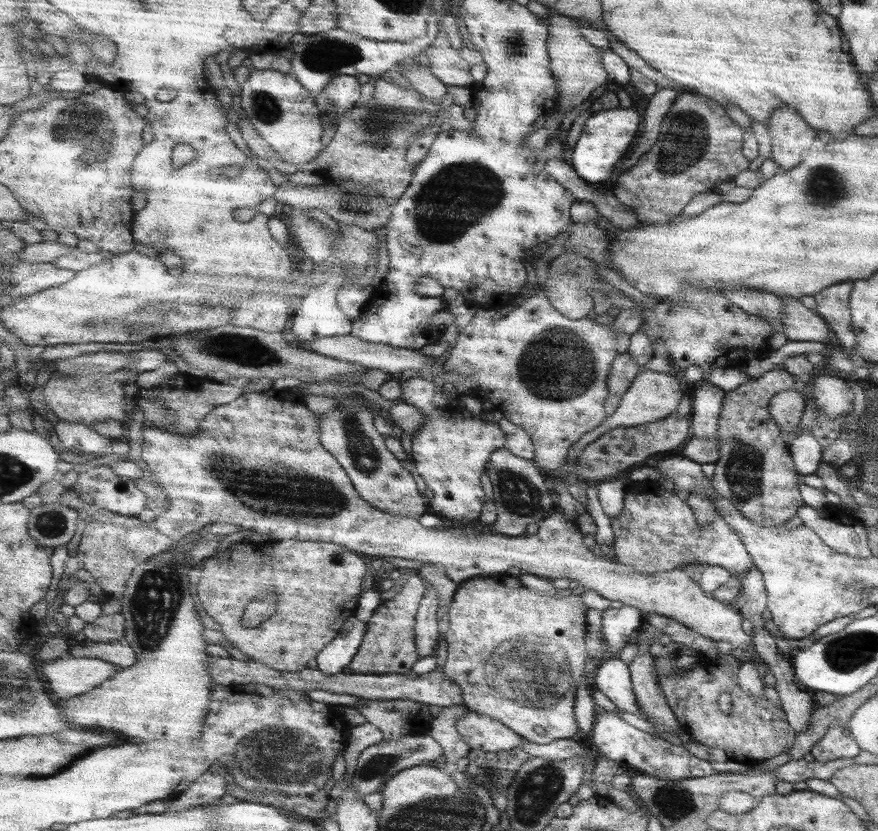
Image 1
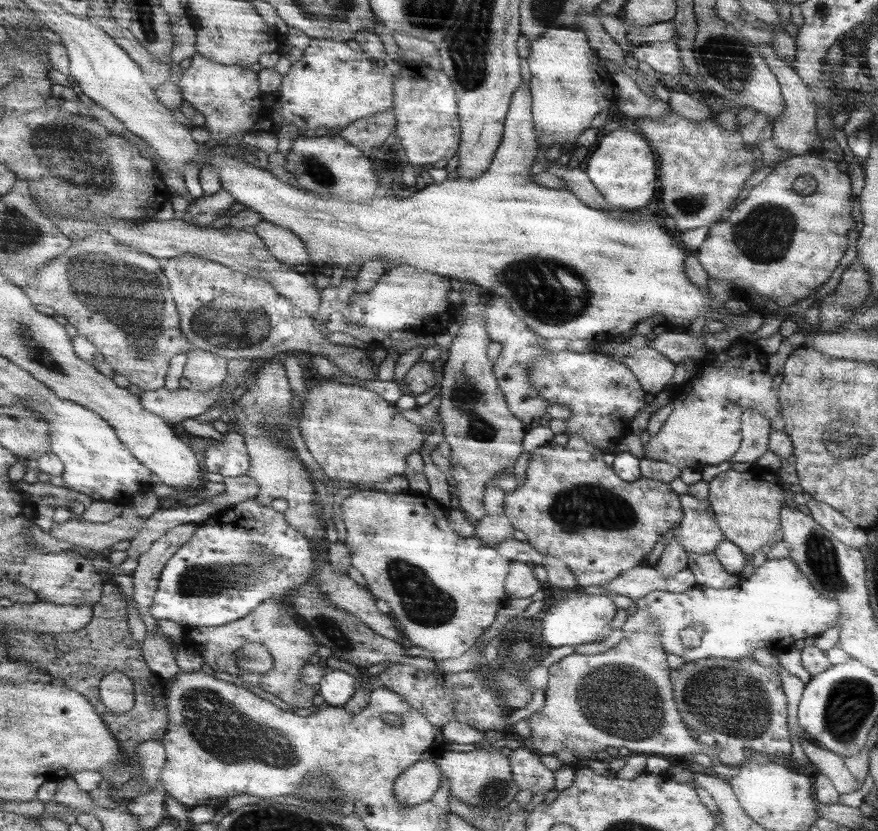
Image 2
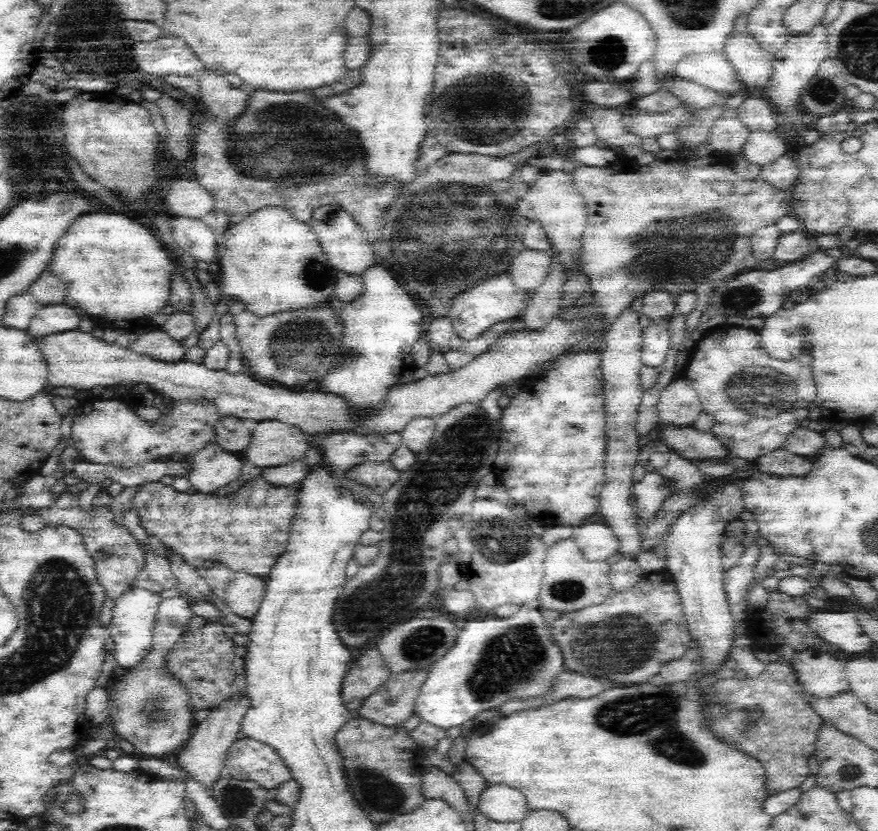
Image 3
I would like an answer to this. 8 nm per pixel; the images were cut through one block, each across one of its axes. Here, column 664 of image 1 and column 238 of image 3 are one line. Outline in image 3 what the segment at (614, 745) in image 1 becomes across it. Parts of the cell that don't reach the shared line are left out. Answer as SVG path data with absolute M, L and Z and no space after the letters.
M248 736L232 742L226 752L224 772L236 780L256 782L272 792L294 780L292 768L286 766L274 746Z

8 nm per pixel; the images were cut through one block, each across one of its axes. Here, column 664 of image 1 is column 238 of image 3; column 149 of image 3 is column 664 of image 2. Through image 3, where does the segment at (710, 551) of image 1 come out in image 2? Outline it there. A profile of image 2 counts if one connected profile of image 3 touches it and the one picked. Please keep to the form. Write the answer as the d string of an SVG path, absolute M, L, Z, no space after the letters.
M553 442L533 452L527 468L527 482L519 490L505 496L503 510L513 528L527 536L531 548L535 548L541 556L561 560L569 570L577 574L579 588L599 588L629 572L631 568L643 566L649 554L655 550L659 536L671 528L679 528L685 516L683 500L669 490L669 484L655 482L651 478L627 482L623 476L619 476L603 450L591 444L581 450L571 450Z

